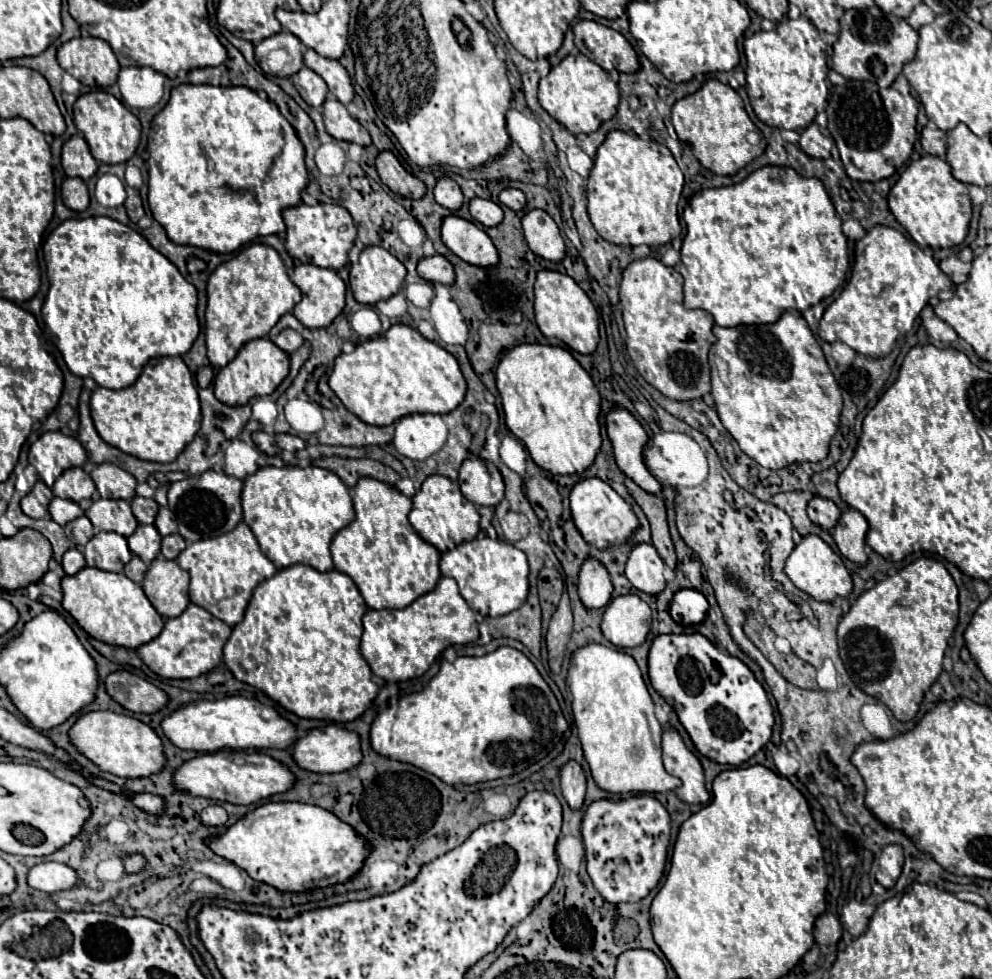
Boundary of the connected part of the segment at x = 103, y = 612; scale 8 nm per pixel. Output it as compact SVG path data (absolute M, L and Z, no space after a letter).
M83 568L73 576L61 580L63 608L77 620L77 624L95 640L111 646L139 648L151 642L163 630L163 616L151 606L141 584L129 580L125 574L103 572L99 568Z

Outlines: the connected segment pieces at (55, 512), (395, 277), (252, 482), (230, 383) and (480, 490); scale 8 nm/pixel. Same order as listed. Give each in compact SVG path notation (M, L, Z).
M53 498L51 506L49 506L49 514L51 518L59 524L59 526L65 526L67 522L83 516L83 510L79 508L77 502L73 500L63 500L63 498Z
M365 246L363 252L359 254L359 260L355 264L351 264L349 286L351 286L357 302L375 306L379 300L387 300L401 290L405 274L407 274L405 264L401 260L397 260L391 252L387 252L385 248L379 248L379 246Z
M265 466L243 484L243 520L253 530L261 552L277 568L305 564L319 572L333 570L329 544L355 518L349 488L337 474L319 466Z
M257 338L247 342L239 354L219 370L215 376L215 396L219 402L227 406L243 406L249 404L255 396L267 396L275 392L275 388L285 380L289 374L289 354L283 352L277 344L271 344L267 338Z
M469 458L461 464L459 486L463 496L479 506L497 506L503 500L503 476L483 458Z

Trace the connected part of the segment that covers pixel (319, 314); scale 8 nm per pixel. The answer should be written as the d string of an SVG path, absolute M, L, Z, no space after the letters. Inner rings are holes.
M297 264L291 280L301 288L301 302L293 308L293 316L307 328L323 328L329 326L343 310L345 306L345 282L339 278L339 274L331 268L321 268L315 264Z

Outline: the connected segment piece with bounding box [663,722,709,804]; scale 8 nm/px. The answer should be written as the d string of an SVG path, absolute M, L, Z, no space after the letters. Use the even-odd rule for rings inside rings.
M671 722L663 724L663 764L669 774L681 778L681 786L675 788L675 794L683 802L689 804L709 802L703 766L699 758L687 748L681 734L673 728Z

